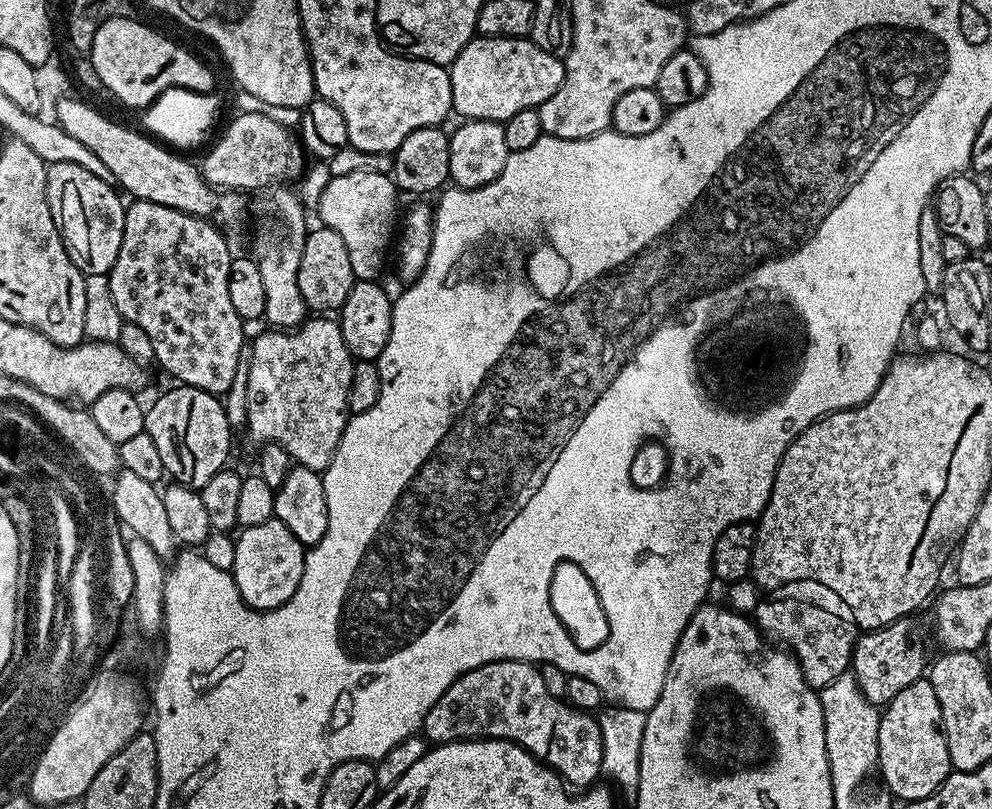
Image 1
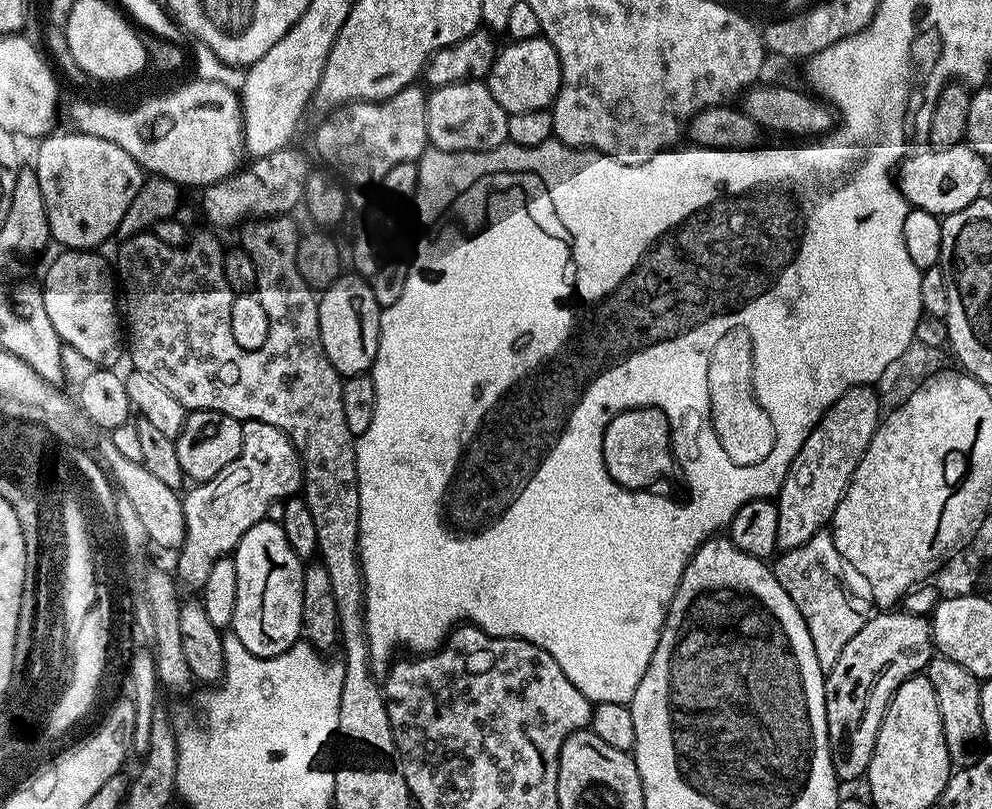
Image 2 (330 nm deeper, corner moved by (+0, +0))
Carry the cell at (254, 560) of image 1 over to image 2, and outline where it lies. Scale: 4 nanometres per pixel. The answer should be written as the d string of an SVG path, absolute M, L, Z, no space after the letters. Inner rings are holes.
M266 519L258 521L250 526L250 530L246 530L246 534L242 534L234 559L238 570L238 602L234 606L231 631L240 639L242 646L250 650L252 656L282 654L302 636L302 578L305 565L294 554L294 550L290 550L284 527Z

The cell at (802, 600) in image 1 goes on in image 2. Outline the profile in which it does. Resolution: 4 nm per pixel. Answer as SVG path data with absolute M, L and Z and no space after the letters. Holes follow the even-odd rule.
M828 530L814 533L796 549L780 552L774 560L774 571L782 590L790 594L790 602L798 606L802 622L806 622L806 630L810 630L810 642L814 642L818 666L827 674L834 662L838 662L846 642L850 642L873 615L870 582L866 582L866 578L858 574L842 554L838 554L835 535Z

